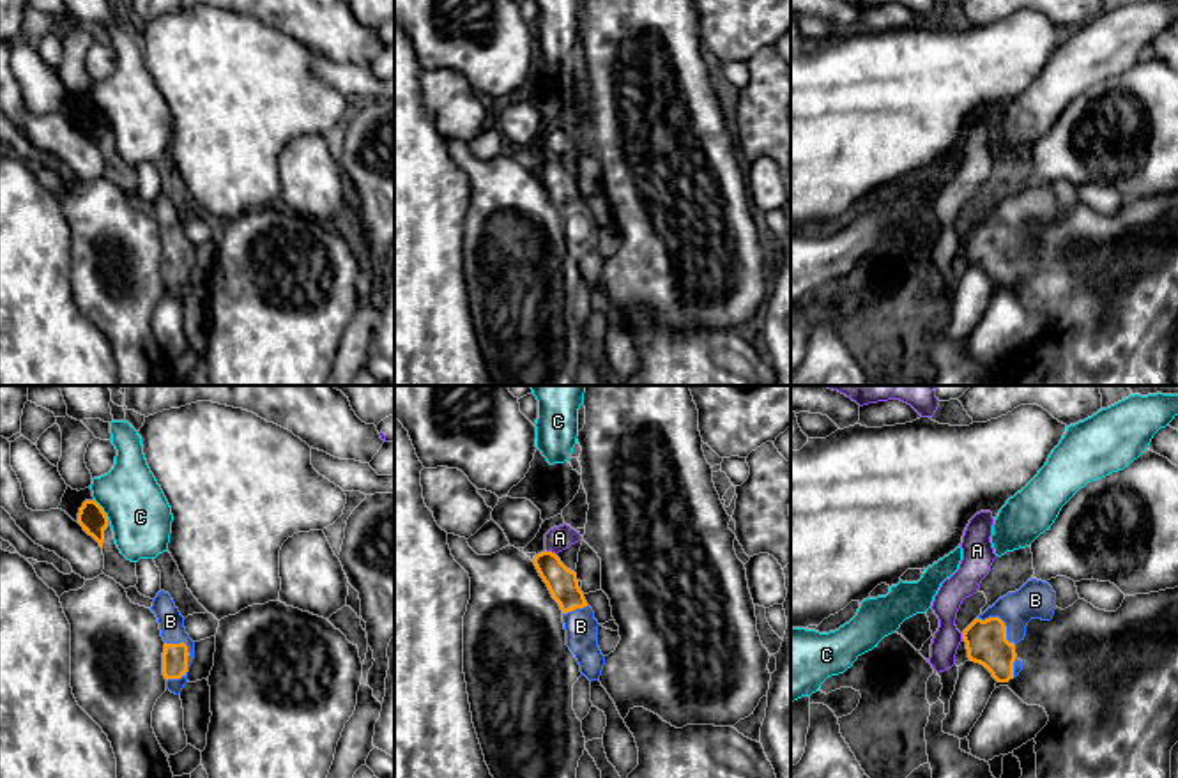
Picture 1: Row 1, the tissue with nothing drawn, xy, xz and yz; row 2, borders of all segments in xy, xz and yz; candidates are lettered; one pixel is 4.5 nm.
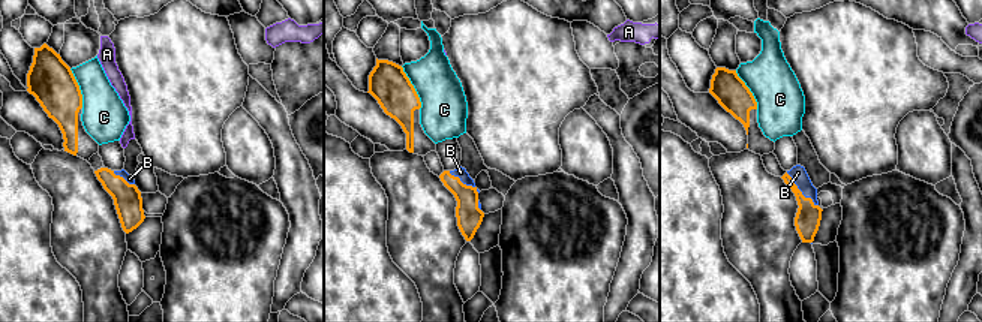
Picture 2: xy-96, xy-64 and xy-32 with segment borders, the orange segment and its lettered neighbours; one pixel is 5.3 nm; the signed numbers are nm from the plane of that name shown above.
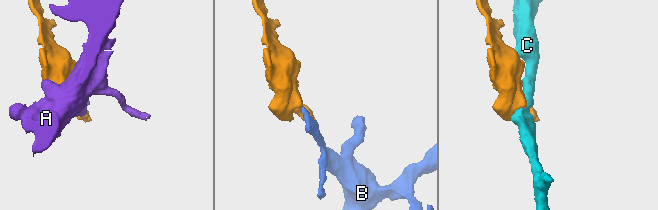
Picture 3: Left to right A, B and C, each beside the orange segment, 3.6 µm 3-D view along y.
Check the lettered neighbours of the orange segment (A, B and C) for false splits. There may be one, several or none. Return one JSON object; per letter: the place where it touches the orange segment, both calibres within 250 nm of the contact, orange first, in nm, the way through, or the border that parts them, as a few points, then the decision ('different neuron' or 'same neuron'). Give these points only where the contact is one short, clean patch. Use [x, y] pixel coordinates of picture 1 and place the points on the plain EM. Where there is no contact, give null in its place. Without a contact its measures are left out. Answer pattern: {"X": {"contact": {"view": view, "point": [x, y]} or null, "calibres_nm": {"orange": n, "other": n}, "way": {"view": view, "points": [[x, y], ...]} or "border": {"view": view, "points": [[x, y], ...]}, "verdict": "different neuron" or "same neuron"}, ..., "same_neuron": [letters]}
{"A": {"contact": {"view": "xz", "point": [550, 156]}, "calibres_nm": {"orange": 140, "other": 110}, "verdict": "different neuron"}, "B": {"contact": {"view": "xy", "point": [186, 269]}, "calibres_nm": {"orange": 110, "other": 110}, "way": {"view": "xy", "points": [[175, 259], [186, 269], [186, 250], [170, 225]]}, "verdict": "same neuron"}, "C": {"contact": {"view": "xy", "point": [101, 114]}, "calibres_nm": {"orange": 120, "other": 280}, "verdict": "different neuron"}, "same_neuron": ["B"]}

